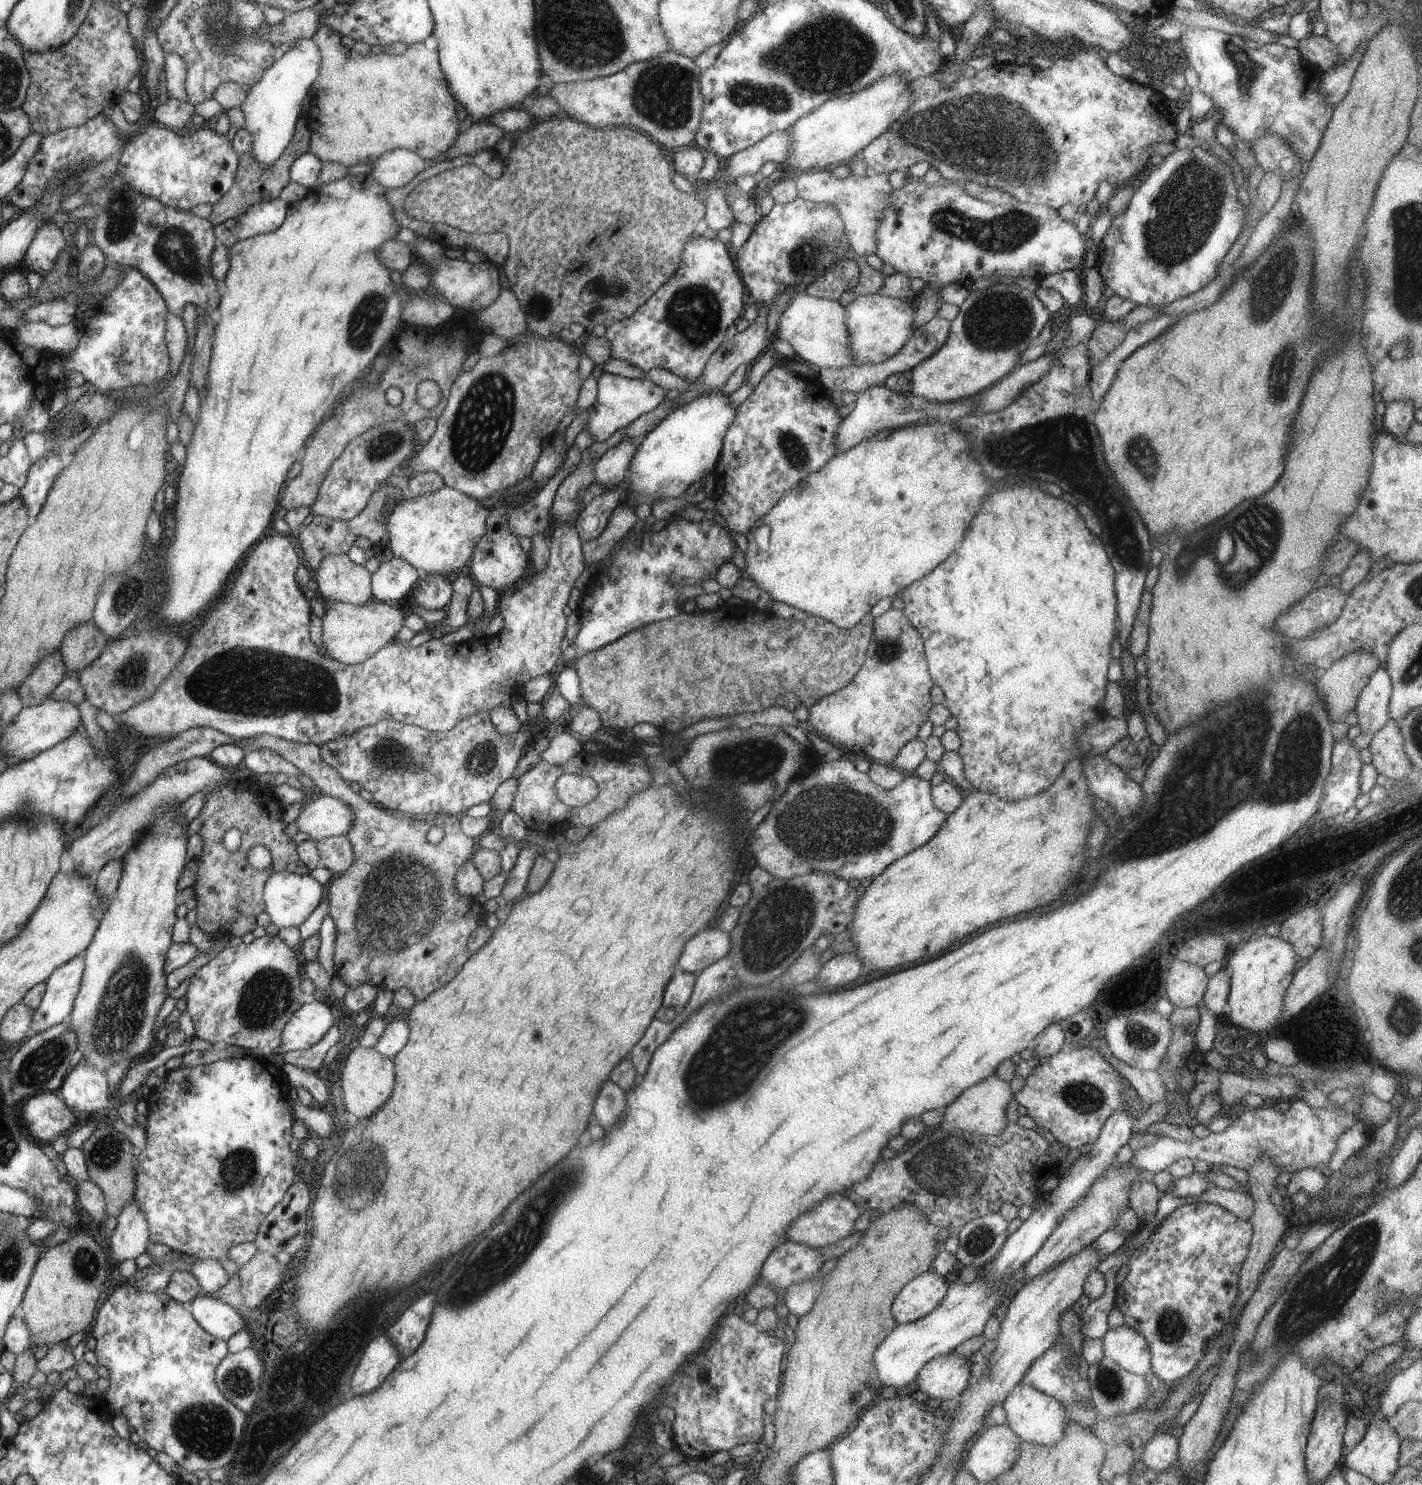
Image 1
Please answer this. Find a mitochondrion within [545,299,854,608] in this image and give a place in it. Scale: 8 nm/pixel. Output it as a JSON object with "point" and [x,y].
{"point":[795,453]}

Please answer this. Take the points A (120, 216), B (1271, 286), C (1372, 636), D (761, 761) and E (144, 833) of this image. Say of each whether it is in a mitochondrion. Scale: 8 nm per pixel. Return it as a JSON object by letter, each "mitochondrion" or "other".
{"A":"mitochondrion","B":"mitochondrion","C":"other","D":"mitochondrion","E":"other"}

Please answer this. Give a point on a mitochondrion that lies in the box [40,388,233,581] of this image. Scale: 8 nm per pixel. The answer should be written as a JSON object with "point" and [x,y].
{"point":[71,425]}

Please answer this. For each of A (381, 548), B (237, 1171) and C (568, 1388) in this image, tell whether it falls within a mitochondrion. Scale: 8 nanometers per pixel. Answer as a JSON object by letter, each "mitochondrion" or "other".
{"A":"other","B":"mitochondrion","C":"other"}

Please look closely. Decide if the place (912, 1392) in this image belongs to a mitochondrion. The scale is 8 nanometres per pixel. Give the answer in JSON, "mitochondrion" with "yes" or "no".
{"mitochondrion":"no"}

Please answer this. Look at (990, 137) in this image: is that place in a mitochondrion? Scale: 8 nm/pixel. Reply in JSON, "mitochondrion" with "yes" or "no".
{"mitochondrion":"yes"}

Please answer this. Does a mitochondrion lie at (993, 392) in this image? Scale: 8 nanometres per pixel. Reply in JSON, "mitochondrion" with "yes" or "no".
{"mitochondrion":"no"}

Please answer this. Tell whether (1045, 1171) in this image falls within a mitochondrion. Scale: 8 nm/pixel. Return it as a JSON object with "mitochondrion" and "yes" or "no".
{"mitochondrion":"no"}

